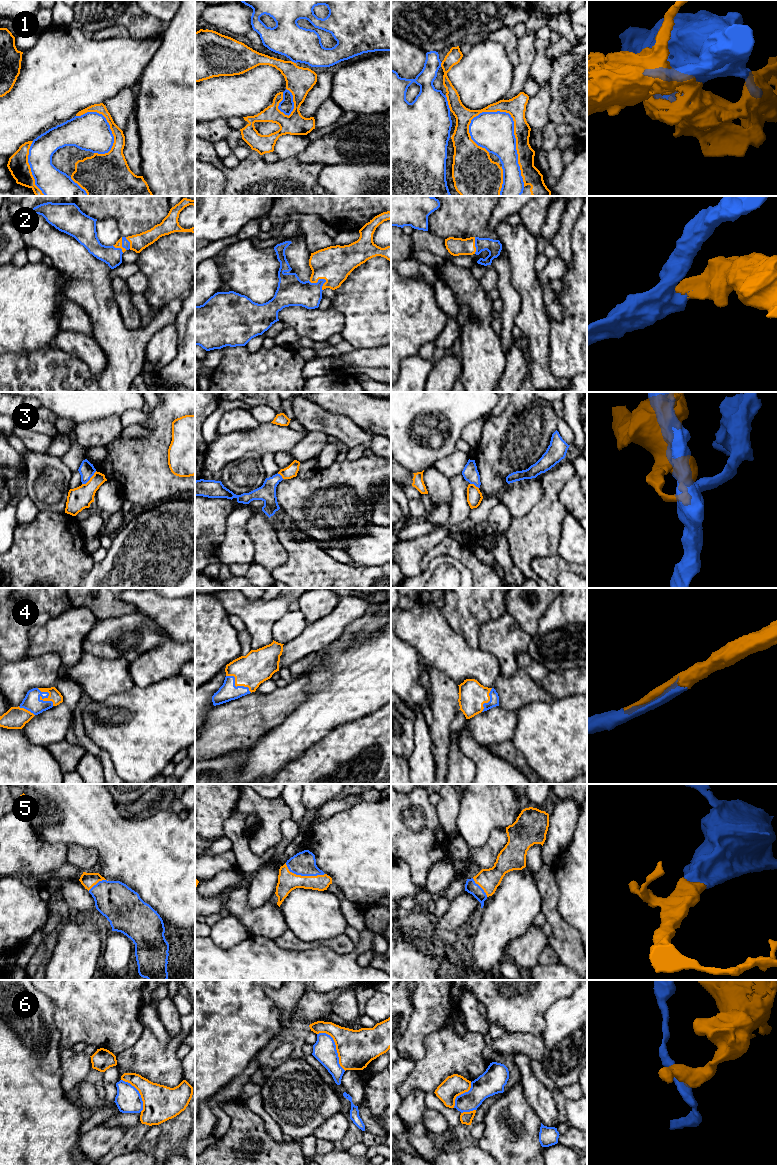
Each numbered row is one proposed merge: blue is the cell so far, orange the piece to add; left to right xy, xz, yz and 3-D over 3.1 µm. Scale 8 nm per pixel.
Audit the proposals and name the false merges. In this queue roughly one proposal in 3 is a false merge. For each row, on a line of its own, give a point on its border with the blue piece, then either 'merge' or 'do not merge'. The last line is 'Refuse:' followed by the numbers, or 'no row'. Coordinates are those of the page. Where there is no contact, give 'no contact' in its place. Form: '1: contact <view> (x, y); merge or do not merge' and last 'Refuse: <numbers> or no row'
1: contact yz (513, 128); do not merge
2: contact xz (318, 281); merge
3: contact xy (89, 479); do not merge
4: contact xy (46, 697); merge
5: contact xz (303, 875); merge
6: contact xz (335, 1047); do not merge
Refuse: 1, 3, 6

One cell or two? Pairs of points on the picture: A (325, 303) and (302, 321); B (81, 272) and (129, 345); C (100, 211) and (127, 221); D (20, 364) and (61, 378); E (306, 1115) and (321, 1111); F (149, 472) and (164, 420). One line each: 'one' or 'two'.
A: two
B: one
C: one
D: one
E: one
F: one

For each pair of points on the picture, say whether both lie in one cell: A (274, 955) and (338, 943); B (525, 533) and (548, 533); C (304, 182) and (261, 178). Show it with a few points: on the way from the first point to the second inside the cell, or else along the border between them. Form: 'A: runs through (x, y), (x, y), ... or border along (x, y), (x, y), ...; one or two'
A: border along (296, 950), (327, 947), (341, 955); two
B: runs through (531, 533), (542, 533); one
C: runs through (293, 182), (272, 182); one

